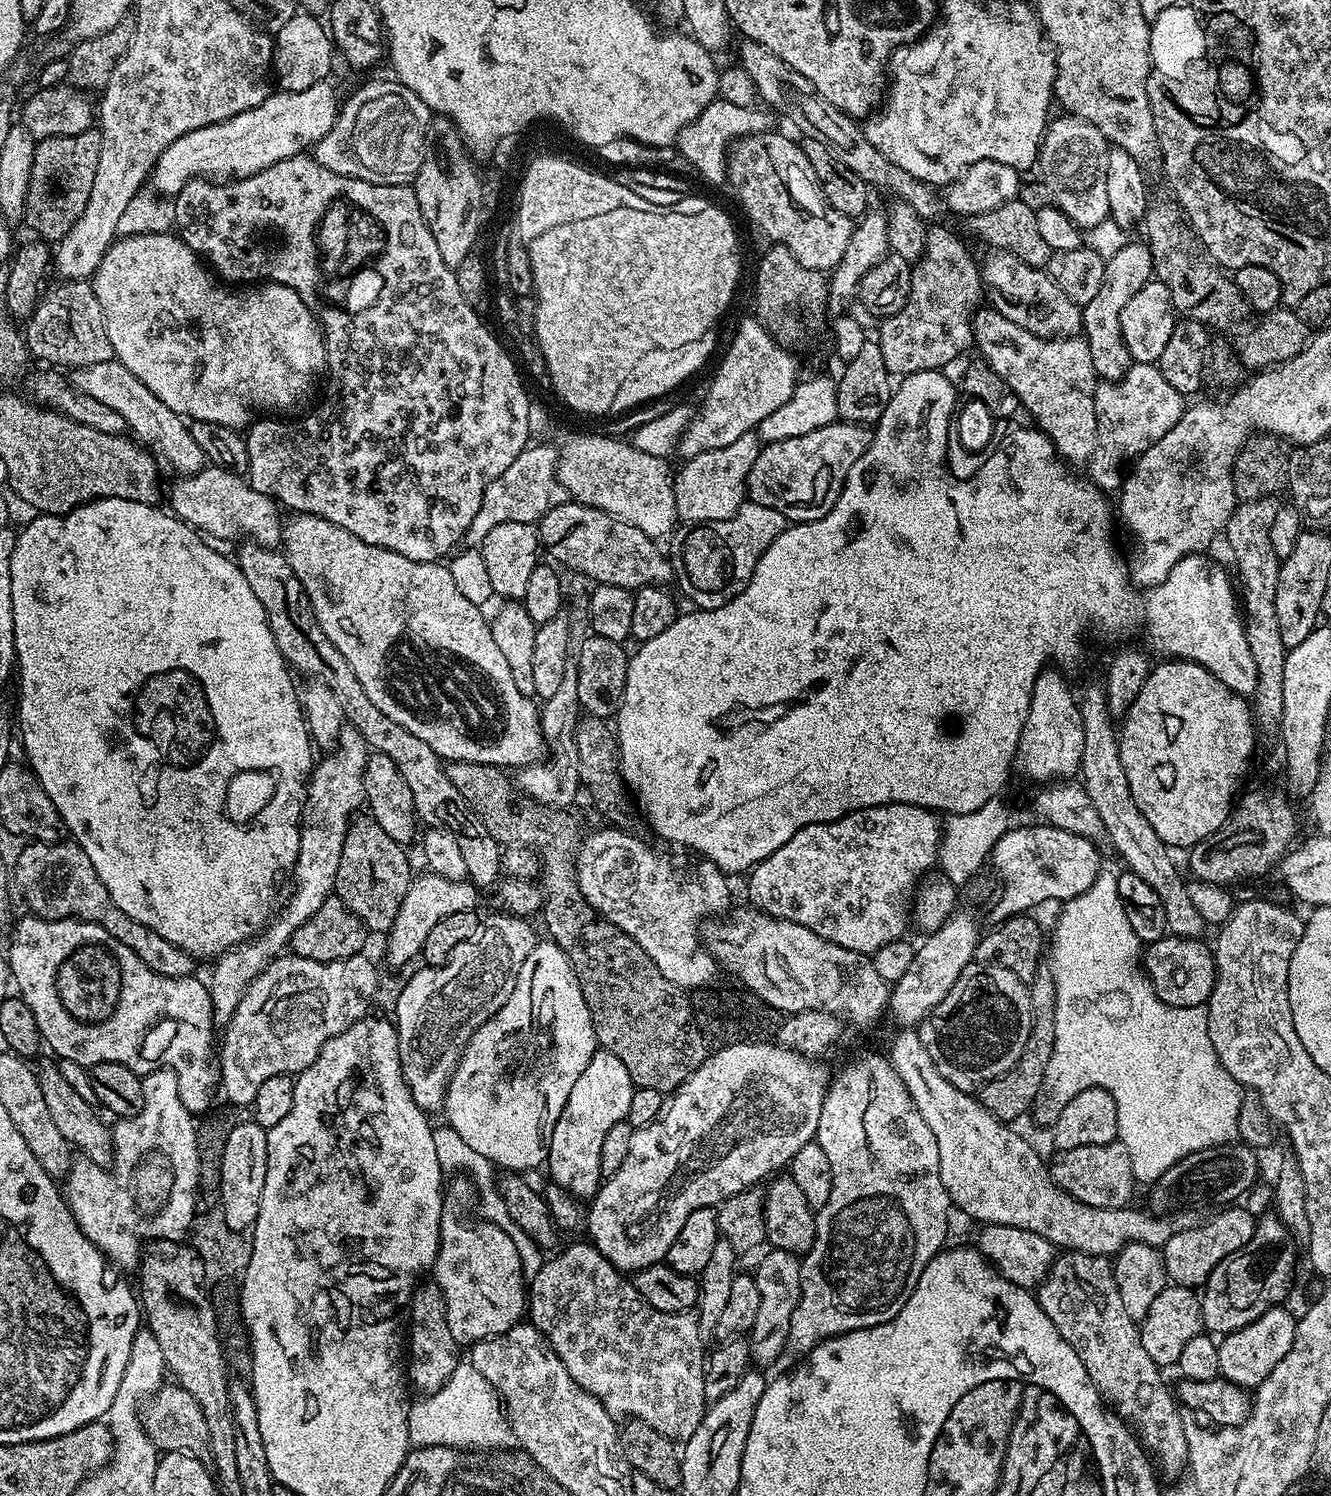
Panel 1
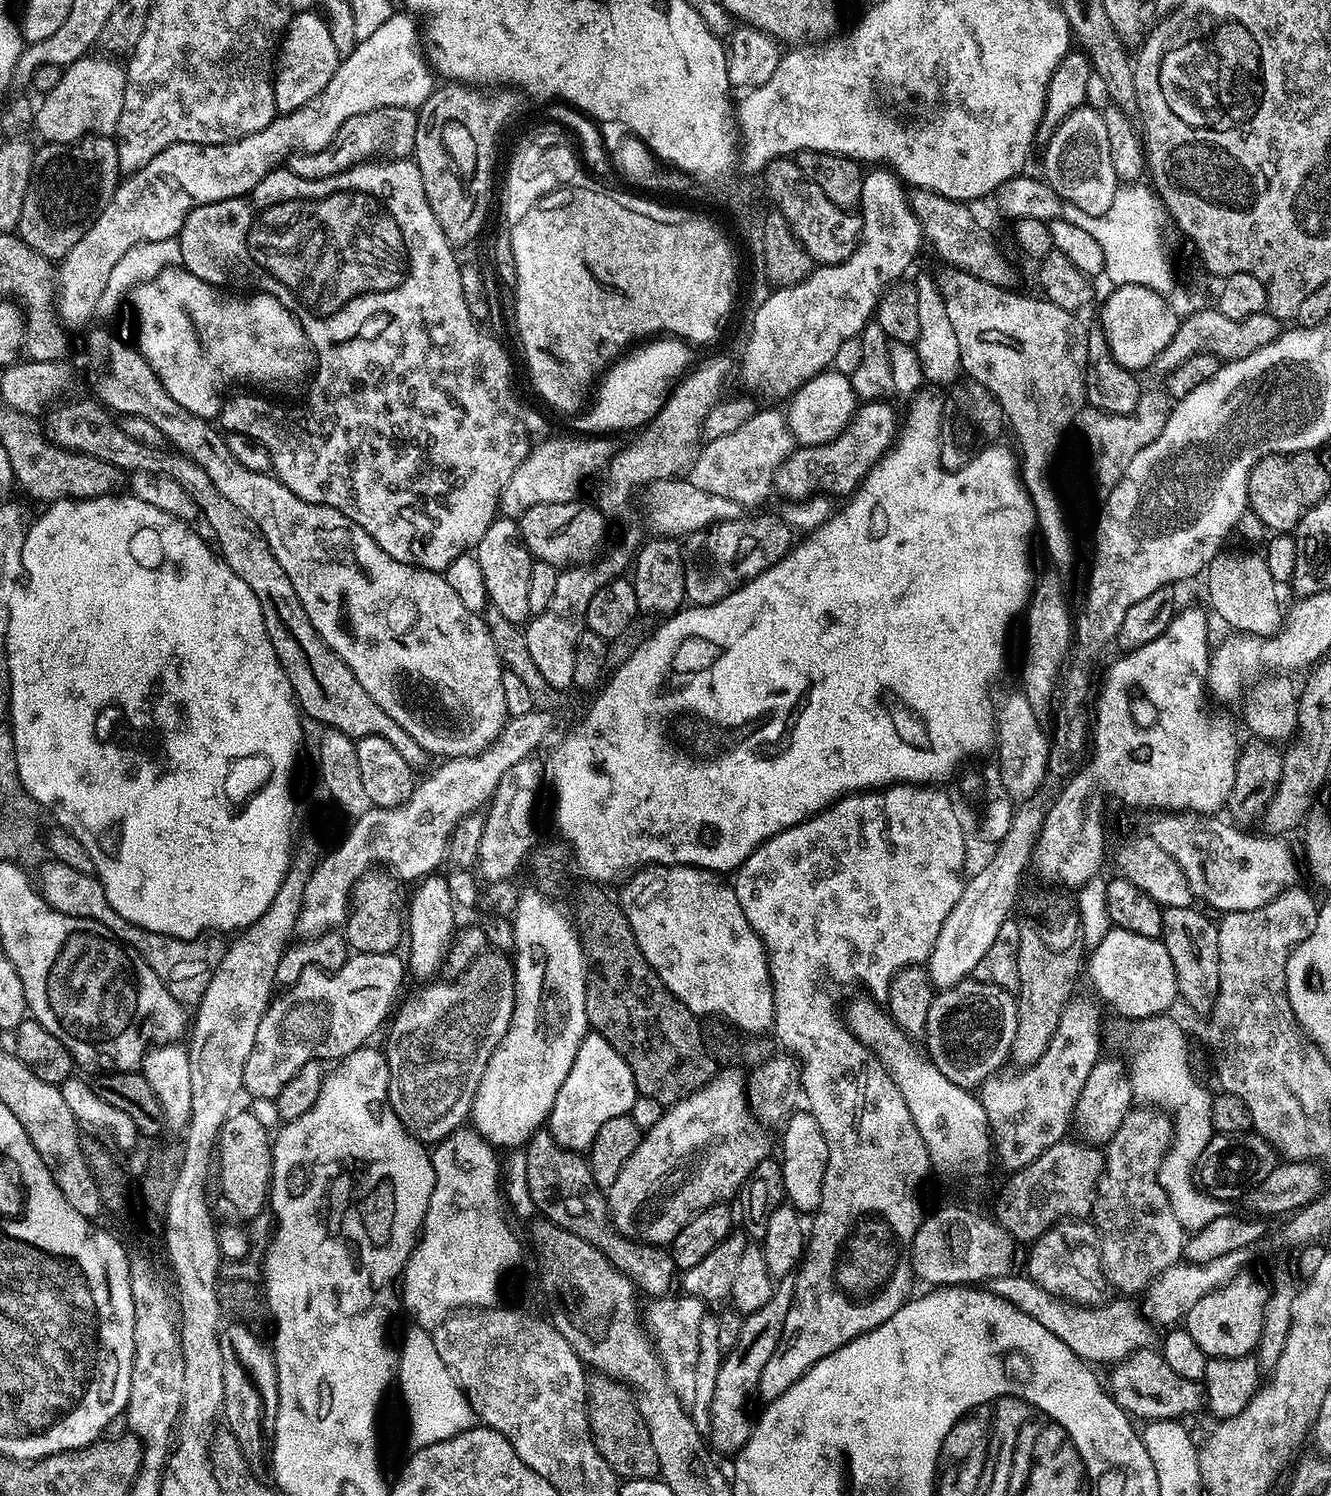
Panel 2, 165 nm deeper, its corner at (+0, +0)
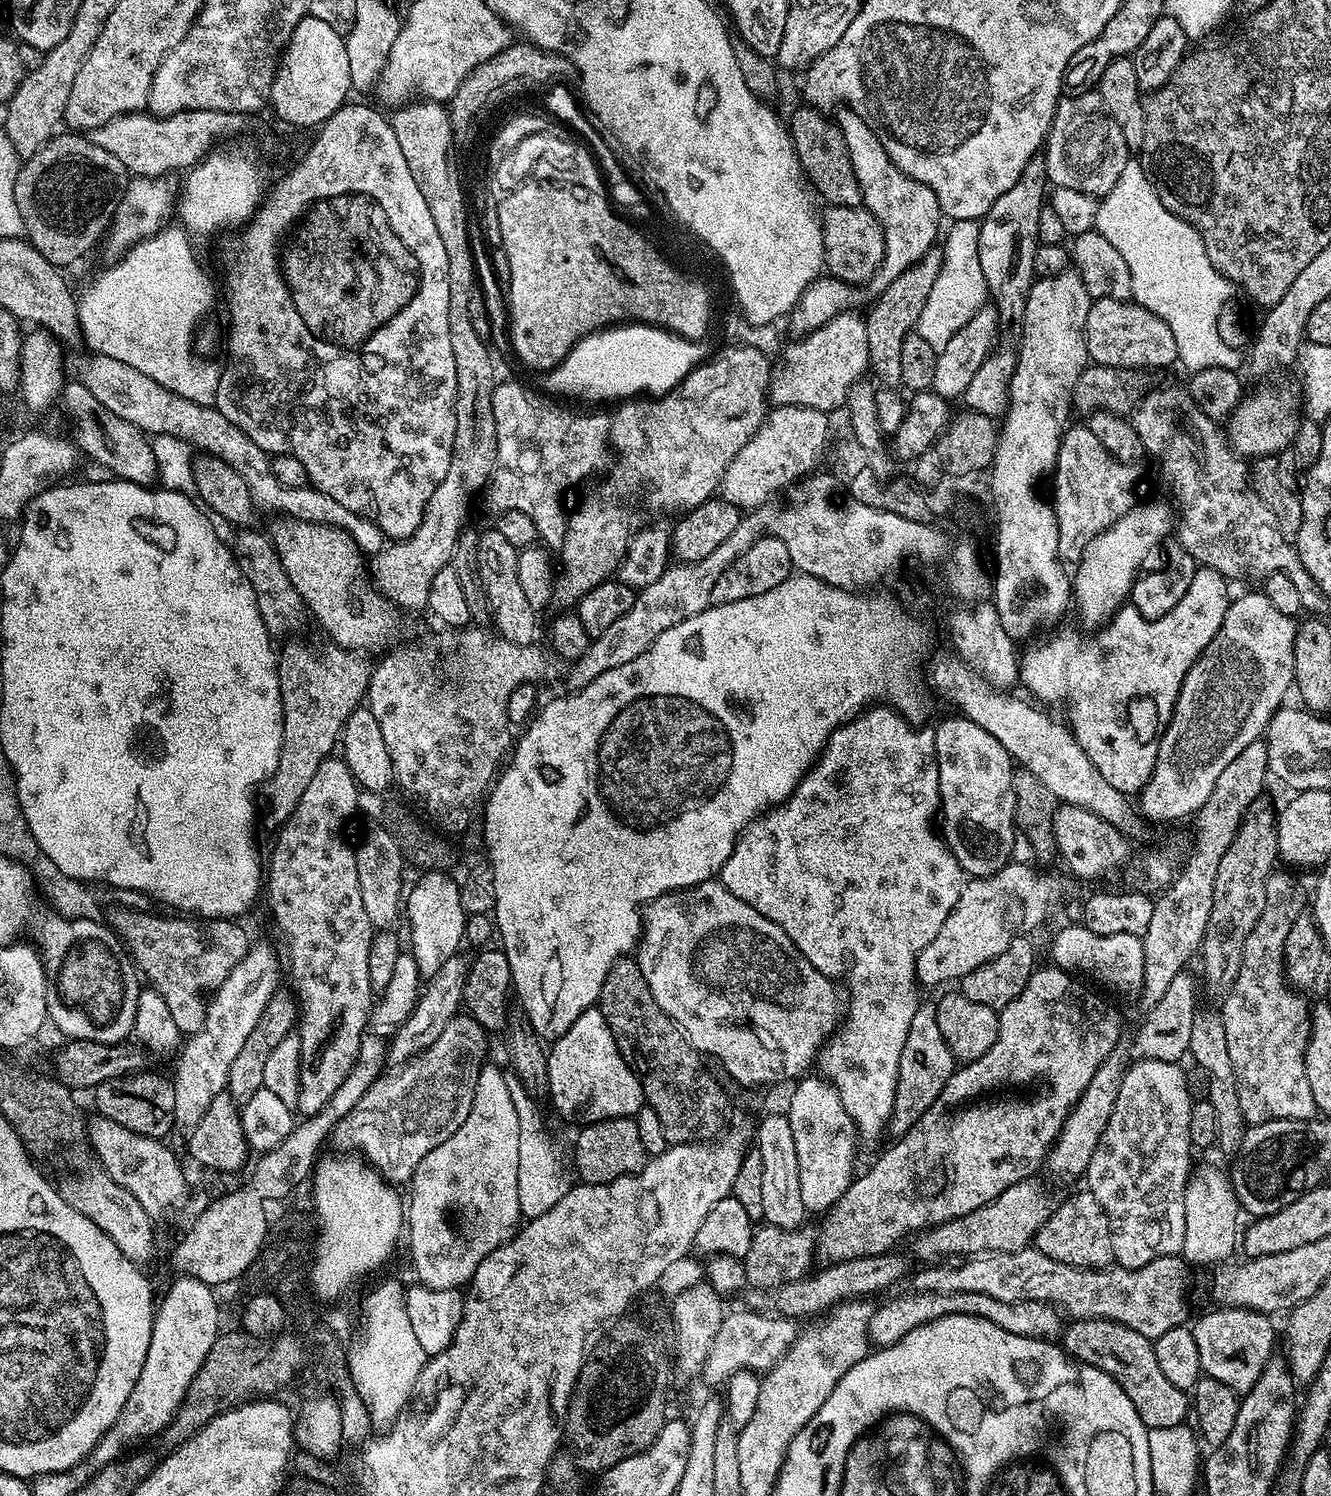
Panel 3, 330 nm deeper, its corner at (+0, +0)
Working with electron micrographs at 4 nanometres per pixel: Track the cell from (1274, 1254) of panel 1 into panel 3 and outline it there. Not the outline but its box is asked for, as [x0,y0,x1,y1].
[1191,1306,1276,1394]

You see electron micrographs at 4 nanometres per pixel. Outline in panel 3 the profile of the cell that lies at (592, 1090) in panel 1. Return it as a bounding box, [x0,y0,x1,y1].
[546,1007,645,1126]

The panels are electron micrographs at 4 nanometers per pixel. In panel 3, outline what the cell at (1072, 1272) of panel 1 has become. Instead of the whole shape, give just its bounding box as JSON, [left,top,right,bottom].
[1034,1190,1113,1268]

